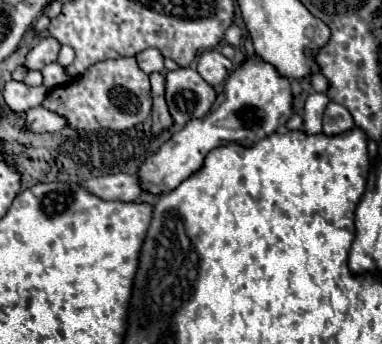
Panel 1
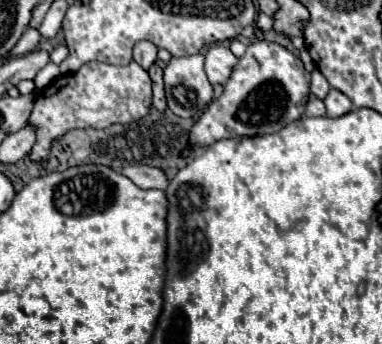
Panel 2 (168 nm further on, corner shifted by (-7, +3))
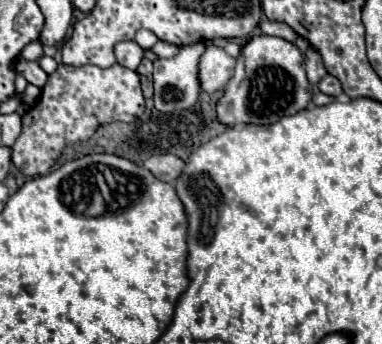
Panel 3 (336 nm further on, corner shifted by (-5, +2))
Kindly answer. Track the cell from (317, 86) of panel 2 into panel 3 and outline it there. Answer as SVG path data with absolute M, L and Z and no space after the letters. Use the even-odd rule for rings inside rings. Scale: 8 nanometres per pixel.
M309 48L305 52L305 68L307 68L307 78L309 78L311 84L319 84L321 78L327 74L321 56L313 48Z

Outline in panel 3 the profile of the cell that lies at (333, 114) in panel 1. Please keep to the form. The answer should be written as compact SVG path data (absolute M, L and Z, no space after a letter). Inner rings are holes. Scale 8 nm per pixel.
M325 76L321 82L319 82L319 90L323 92L323 94L327 94L327 96L339 96L343 90L341 90L341 84L339 84L339 80L337 78L333 78L333 76Z

